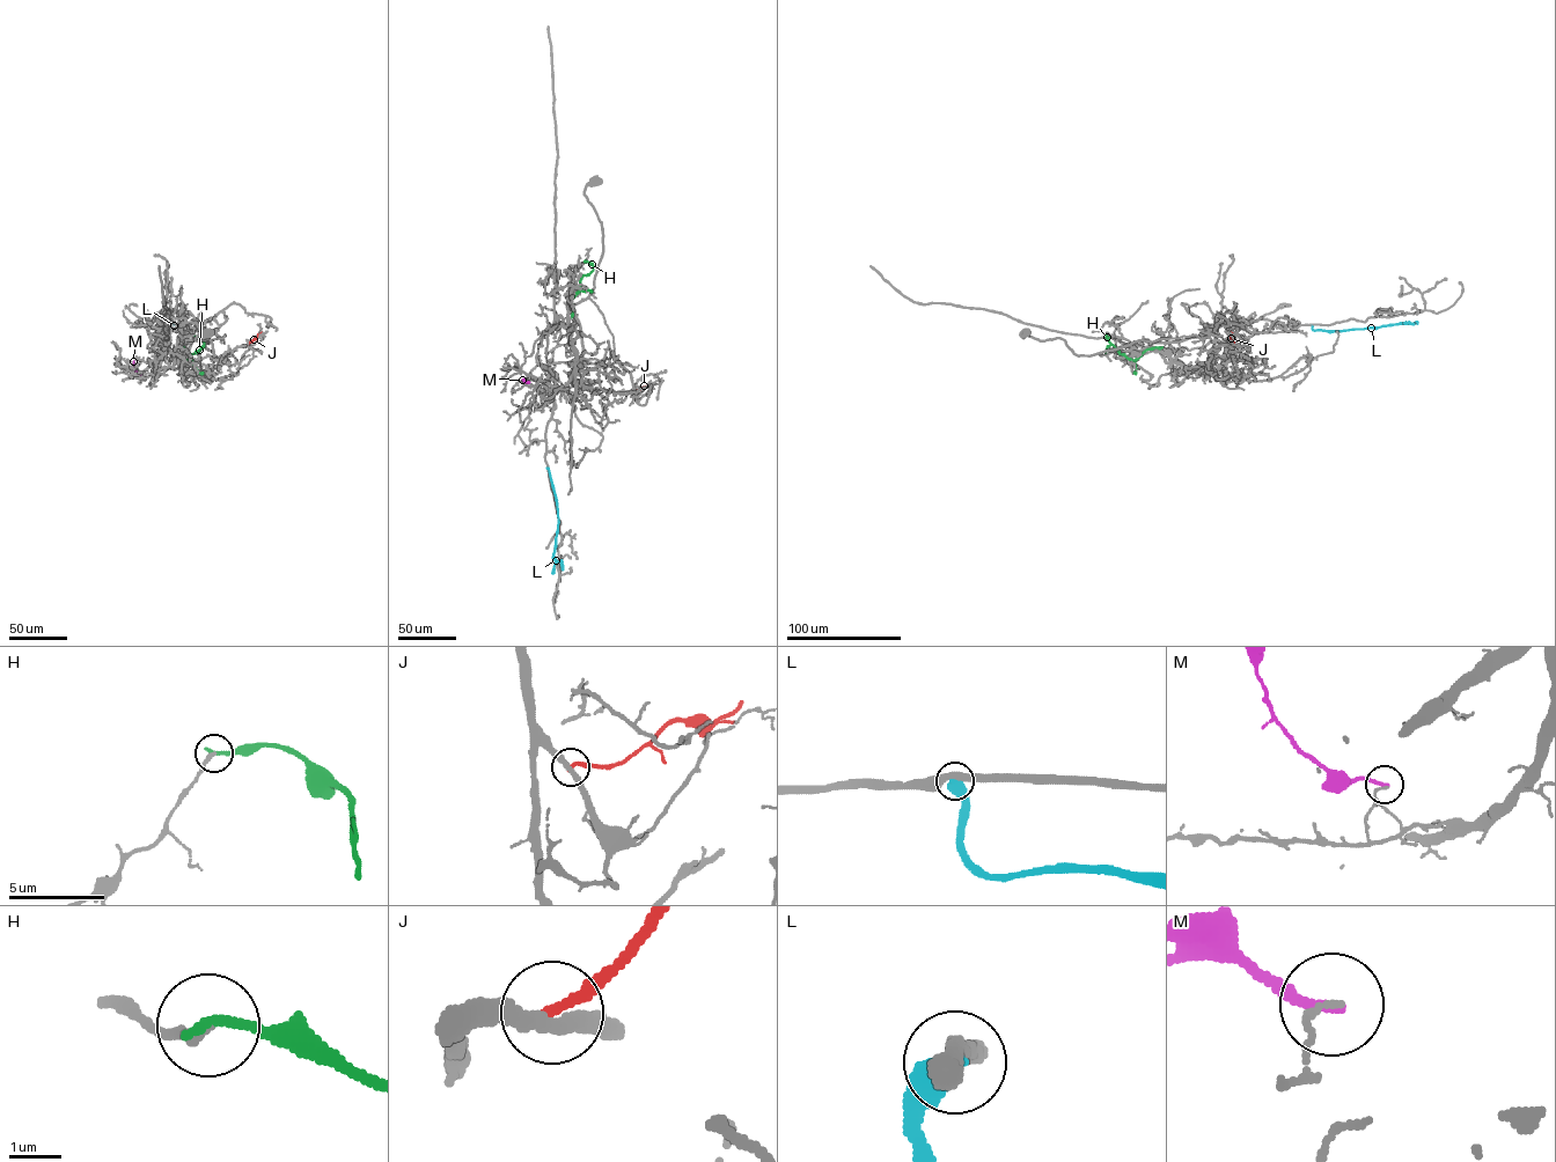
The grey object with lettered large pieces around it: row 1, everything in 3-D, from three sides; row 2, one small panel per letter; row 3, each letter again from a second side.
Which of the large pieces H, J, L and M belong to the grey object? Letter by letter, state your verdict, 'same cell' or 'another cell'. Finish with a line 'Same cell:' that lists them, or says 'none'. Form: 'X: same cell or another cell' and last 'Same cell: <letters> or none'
H: another cell
J: another cell
L: another cell
M: another cell
Same cell: none

